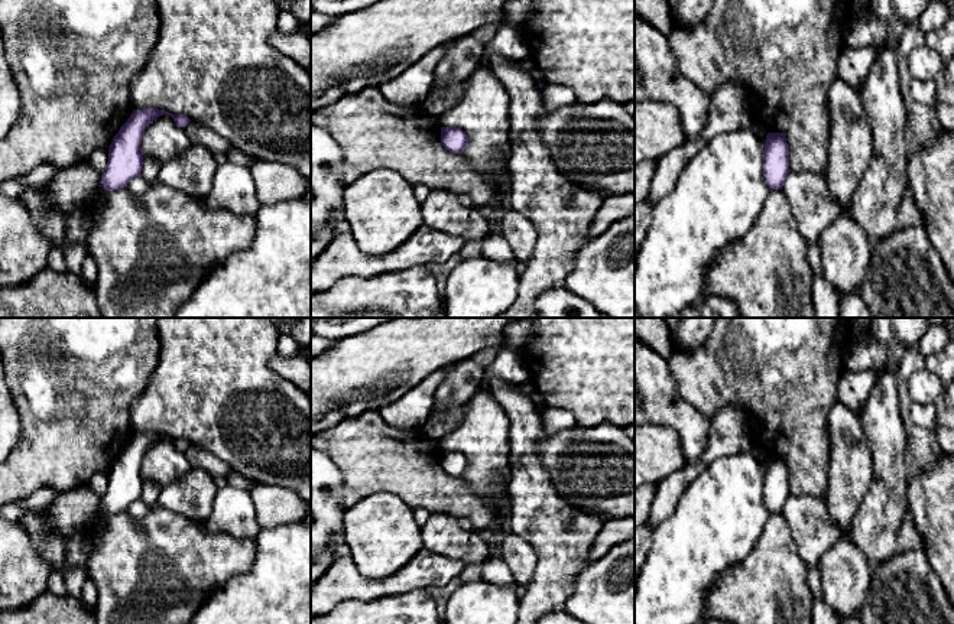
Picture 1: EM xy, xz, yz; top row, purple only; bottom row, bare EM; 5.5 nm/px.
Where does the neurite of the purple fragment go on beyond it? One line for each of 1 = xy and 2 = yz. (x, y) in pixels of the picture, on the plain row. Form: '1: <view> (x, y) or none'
1: none
2: none

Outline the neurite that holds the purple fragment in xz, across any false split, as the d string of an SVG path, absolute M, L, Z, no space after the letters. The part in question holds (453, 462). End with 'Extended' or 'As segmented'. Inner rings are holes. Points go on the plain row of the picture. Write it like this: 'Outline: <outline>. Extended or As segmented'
Outline: M441 451L441 467L452 477L463 477L468 462L465 455L457 451Z. As segmented

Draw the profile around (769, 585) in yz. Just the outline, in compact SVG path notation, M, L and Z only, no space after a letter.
M772 513L752 552L723 572L705 597L704 621L729 624L812 624L808 569L782 513Z

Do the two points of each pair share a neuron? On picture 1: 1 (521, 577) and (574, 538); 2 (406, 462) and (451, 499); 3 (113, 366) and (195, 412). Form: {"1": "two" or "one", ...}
{"1": "two", "2": "one", "3": "two"}

